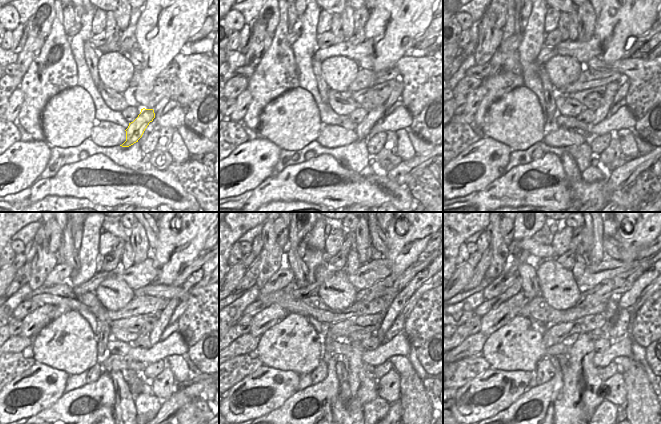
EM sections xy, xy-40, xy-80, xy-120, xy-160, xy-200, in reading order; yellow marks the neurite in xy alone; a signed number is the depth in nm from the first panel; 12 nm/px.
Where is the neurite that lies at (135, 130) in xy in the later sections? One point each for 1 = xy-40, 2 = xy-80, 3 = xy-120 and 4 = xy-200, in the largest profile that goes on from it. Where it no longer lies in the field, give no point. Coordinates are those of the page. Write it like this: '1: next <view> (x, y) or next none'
1: next xy-40 (363, 129)
2: next xy-80 (600, 114)
3: next xy-120 (155, 335)
4: next xy-200 (625, 300)

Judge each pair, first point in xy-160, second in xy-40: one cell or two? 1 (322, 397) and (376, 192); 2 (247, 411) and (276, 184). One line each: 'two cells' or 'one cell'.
1: one cell
2: two cells

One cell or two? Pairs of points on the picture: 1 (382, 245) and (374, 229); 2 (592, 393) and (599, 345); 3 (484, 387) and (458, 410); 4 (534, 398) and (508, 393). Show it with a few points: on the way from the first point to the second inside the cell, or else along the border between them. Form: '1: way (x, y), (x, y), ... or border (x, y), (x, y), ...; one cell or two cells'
1: way (379, 241), (376, 233); one cell
2: border (592, 340), (596, 352); two cells
3: way (477, 392), (469, 396), (465, 403); one cell
4: border (528, 389), (502, 410); two cells

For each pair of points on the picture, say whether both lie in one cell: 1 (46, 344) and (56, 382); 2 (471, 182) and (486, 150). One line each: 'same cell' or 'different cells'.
1: different cells
2: same cell

